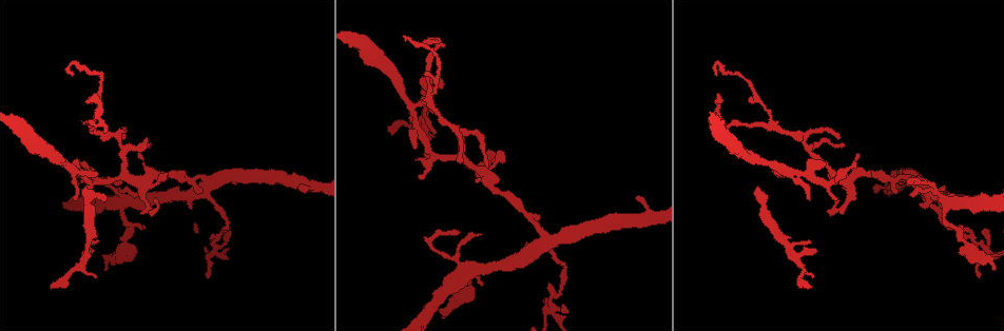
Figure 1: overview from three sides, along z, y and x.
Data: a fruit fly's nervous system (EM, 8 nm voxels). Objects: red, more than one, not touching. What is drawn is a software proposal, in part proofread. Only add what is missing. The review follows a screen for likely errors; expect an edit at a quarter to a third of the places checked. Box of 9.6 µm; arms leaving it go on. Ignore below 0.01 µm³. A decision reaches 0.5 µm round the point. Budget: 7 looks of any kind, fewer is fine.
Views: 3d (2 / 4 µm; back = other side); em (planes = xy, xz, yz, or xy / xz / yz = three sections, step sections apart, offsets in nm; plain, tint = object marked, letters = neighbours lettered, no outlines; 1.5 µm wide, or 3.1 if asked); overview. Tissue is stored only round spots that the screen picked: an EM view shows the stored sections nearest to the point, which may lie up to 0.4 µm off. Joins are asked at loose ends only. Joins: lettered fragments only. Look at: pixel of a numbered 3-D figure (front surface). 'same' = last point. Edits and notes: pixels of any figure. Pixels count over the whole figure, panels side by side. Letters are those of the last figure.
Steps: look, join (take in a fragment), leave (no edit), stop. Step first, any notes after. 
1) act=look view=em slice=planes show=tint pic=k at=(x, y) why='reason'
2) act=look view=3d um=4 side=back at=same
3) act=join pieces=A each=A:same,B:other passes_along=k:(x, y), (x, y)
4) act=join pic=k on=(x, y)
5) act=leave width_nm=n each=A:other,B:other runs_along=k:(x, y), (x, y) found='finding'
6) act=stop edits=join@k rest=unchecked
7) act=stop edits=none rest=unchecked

act=look view=3d um=2 pic=1 at=(139, 155) why='tapers out'

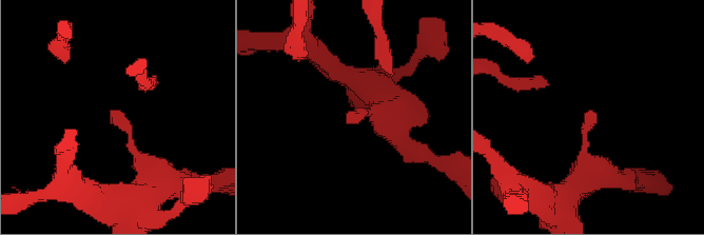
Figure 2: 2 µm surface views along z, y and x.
act=look view=em slice=planes show=letters pic=2 at=(596, 116) why='need the tissue'

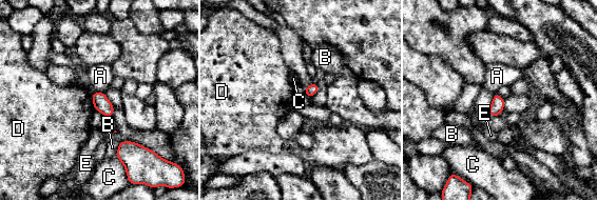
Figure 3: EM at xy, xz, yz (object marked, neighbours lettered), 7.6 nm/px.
act=leave width_nm=90 each=A:other,B:other,C:other,D:other,E:other found='no lettered fragment goes on from it'

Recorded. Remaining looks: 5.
act=look view=em slice=xz step=4 show=tint pic=1 at=(145, 226) why='free end'

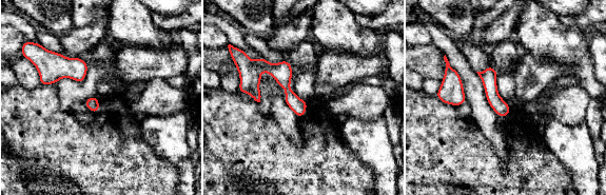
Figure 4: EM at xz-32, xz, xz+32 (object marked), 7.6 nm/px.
act=look view=em slice=planes show=letters at=same why='another direction'

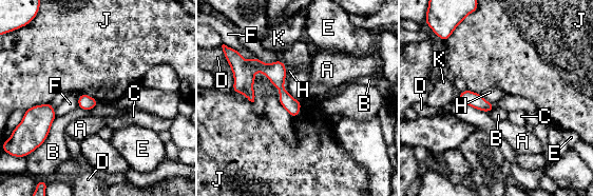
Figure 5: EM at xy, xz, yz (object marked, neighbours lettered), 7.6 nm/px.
act=leave each=A:other,B:other,C:other,D:other,E:other,F:other,H:other,J:other,K:other runs_along=5:(238, 85), (255, 69), (265, 69), (297, 111) found='no lettered fragment goes on from it'

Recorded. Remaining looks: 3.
act=look view=3d um=4 side=back pic=1 at=(390, 134) why='an open end'

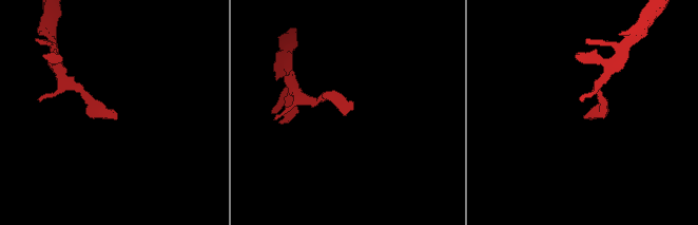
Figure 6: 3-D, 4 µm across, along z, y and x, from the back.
act=look view=em slice=xz step=4 show=letters pic=6 at=(107, 117)

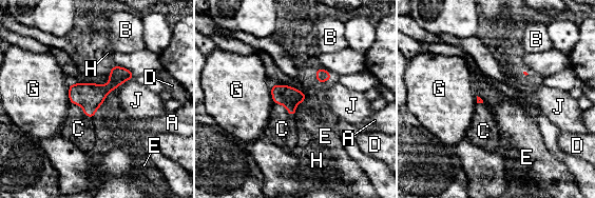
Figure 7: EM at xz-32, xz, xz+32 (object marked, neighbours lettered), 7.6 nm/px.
act=join pieces=C each=A:other,B:other,C:same,D:other,E:other,G:other,H:other,J:other passes_along=7:(90, 96), (82, 109), (78, 129) found='the neuron continues'

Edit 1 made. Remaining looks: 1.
act=stop edits=join@7 rest=unchecked

